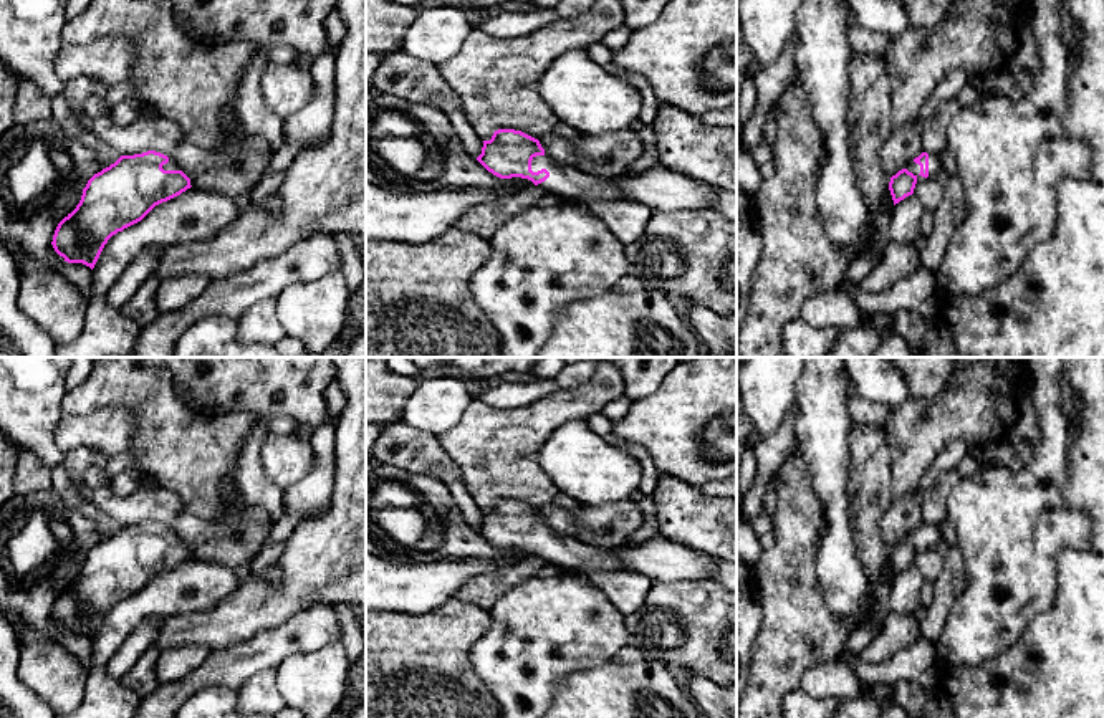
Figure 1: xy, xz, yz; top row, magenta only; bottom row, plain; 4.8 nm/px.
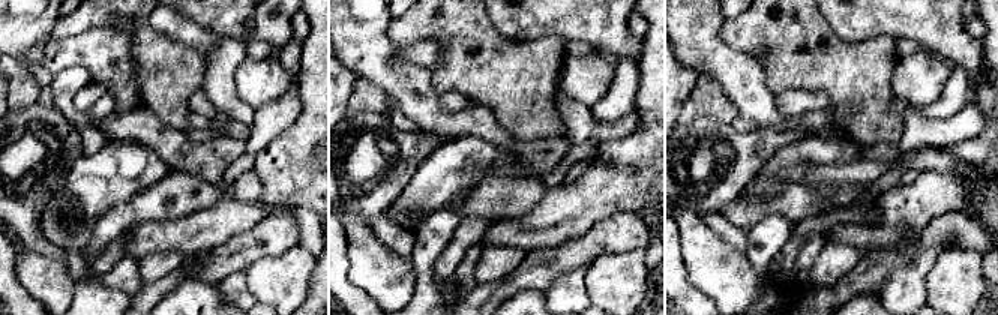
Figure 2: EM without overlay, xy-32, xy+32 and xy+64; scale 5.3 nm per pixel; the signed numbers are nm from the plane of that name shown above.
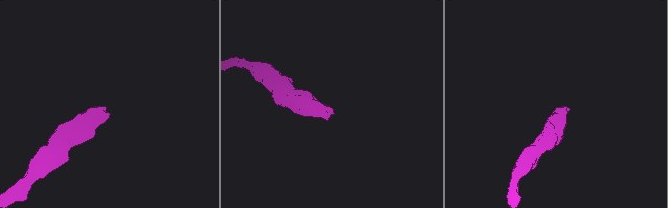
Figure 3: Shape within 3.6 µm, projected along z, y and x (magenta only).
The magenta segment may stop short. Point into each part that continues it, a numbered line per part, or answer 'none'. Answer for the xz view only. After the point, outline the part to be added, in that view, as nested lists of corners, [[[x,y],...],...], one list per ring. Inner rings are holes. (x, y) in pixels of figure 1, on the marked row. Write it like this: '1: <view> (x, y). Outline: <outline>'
1: xz (568, 182). Outline: [[[546,154],[531,160],[531,170],[546,169],[550,177],[538,184],[543,190],[564,197],[566,200],[616,200],[622,199],[614,184],[607,179],[581,172],[574,167],[554,164]]]

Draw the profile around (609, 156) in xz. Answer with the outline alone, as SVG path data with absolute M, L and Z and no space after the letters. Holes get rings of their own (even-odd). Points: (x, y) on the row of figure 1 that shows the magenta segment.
M632 129L606 136L579 134L574 139L551 131L538 141L554 164L607 180L627 174L644 152L642 139Z

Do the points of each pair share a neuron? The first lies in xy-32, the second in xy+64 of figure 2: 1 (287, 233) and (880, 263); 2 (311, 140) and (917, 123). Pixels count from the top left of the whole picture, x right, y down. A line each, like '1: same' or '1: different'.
1: same
2: different

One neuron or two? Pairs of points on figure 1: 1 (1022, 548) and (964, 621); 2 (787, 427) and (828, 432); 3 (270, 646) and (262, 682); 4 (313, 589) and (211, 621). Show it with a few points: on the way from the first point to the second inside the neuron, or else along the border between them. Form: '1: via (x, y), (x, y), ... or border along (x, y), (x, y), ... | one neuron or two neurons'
1: via (1008, 566), (988, 586), (988, 596), (982, 603) | one neuron
2: border along (792, 411), (796, 452) | two neurons
3: border along (275, 667), (254, 674), (239, 689) | two neurons
4: via (288, 598), (268, 606), (255, 606), (235, 619) | one neuron

